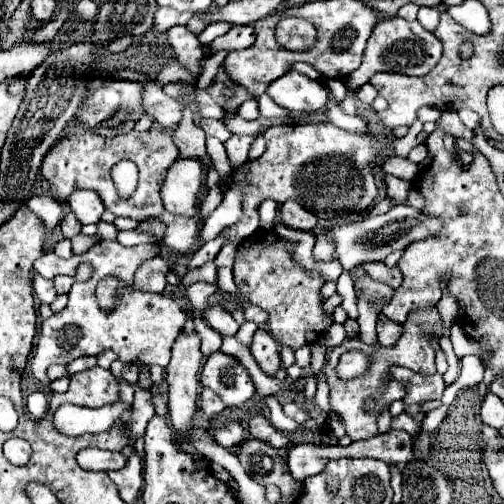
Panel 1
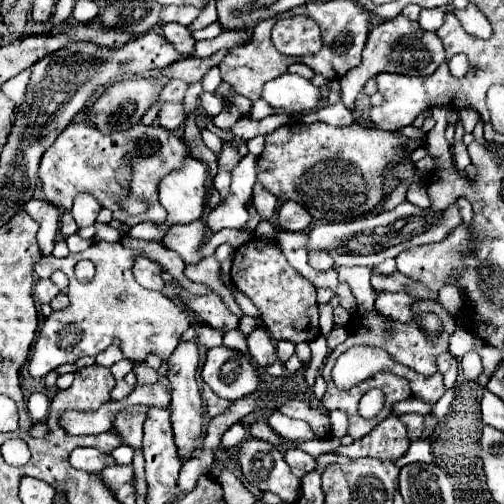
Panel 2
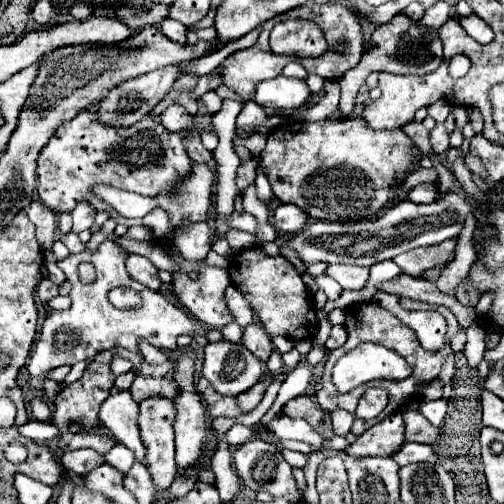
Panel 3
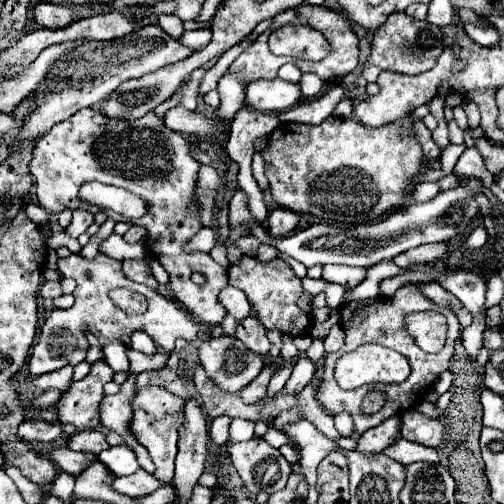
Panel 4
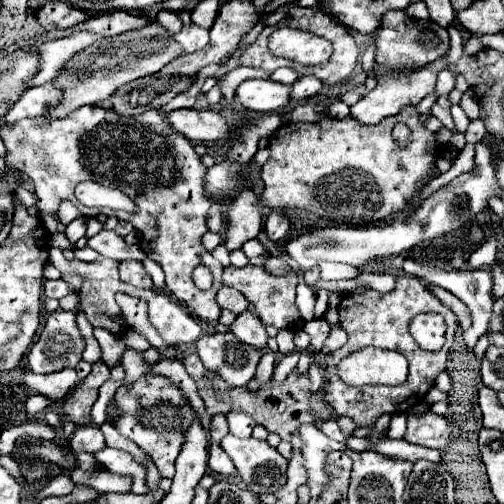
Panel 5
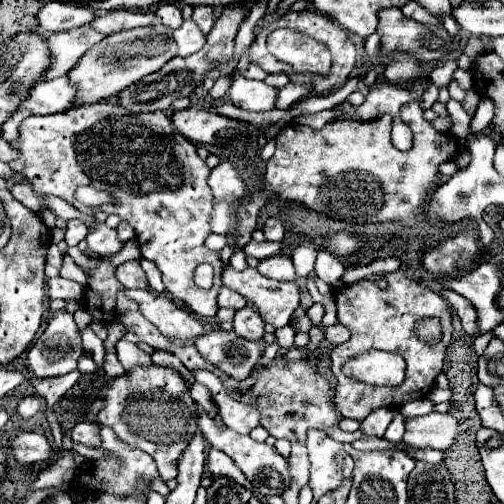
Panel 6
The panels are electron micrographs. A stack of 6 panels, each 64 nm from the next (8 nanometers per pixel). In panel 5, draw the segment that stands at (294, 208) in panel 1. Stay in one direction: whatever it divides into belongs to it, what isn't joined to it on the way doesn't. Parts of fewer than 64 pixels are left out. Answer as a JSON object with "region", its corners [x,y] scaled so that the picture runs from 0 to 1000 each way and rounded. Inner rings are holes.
{"region":[[[540,421],[540,425],[532,429],[528,444],[524,444],[524,456],[528,456],[528,464],[532,464],[532,472],[536,472],[540,480],[556,480],[556,476],[567,468],[571,448],[575,448],[575,440],[571,440],[567,429]]]}

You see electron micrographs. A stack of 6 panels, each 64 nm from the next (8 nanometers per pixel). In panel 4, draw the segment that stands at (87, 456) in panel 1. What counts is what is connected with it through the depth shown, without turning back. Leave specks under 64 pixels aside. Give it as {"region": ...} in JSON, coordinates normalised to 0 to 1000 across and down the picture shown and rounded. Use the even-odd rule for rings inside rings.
{"region":[[[107,889],[99,893],[95,909],[111,917],[127,937],[135,940],[159,940],[183,913],[190,913],[187,901],[167,901],[167,897],[147,897],[139,889]]]}

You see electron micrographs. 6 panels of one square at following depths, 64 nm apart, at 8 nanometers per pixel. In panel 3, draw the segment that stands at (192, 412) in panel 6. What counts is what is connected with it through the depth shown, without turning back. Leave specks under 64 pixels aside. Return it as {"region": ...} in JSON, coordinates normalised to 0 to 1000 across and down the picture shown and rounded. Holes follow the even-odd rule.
{"region":[[[298,786],[282,794],[278,802],[278,829],[274,849],[282,865],[282,881],[290,889],[290,909],[298,917],[298,940],[310,960],[310,984],[317,988],[317,976],[325,976],[329,960],[341,960],[349,944],[349,917],[345,917],[345,833],[349,833],[349,802],[341,790],[325,786]]]}

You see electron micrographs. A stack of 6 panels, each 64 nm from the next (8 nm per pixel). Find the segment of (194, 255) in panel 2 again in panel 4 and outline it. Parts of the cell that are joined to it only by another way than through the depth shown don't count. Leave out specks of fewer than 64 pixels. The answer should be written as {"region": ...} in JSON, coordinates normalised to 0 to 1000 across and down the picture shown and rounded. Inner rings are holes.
{"region":[[[401,452],[401,456],[369,484],[369,496],[373,496],[373,500],[385,500],[385,496],[417,500],[429,484],[433,484],[433,464],[429,464],[429,456],[421,456],[421,452]]]}

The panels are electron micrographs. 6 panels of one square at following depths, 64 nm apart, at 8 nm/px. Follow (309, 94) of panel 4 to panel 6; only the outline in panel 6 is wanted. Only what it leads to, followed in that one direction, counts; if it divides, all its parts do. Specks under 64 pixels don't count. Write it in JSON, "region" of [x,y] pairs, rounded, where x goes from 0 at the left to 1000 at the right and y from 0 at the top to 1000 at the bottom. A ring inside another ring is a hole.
{"region":[[[571,167],[571,171],[552,179],[544,210],[556,214],[556,218],[571,218],[571,214],[579,214],[587,202],[595,202],[611,187],[615,187],[615,175],[595,175],[591,167]]]}

